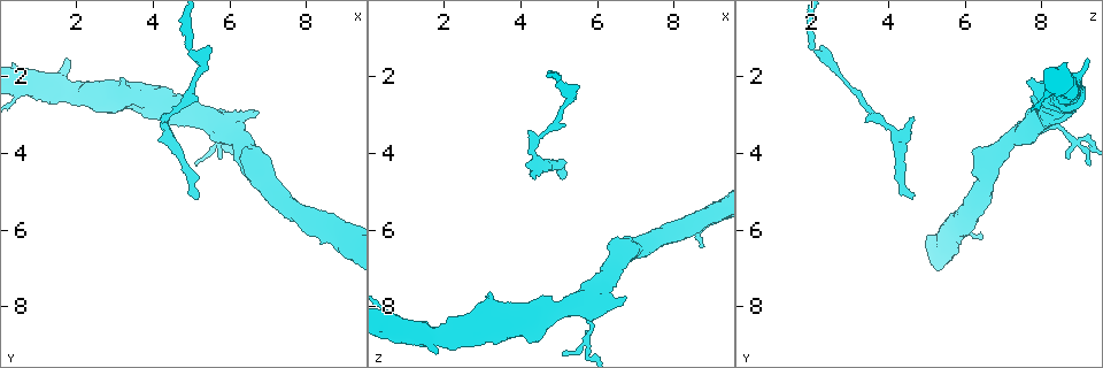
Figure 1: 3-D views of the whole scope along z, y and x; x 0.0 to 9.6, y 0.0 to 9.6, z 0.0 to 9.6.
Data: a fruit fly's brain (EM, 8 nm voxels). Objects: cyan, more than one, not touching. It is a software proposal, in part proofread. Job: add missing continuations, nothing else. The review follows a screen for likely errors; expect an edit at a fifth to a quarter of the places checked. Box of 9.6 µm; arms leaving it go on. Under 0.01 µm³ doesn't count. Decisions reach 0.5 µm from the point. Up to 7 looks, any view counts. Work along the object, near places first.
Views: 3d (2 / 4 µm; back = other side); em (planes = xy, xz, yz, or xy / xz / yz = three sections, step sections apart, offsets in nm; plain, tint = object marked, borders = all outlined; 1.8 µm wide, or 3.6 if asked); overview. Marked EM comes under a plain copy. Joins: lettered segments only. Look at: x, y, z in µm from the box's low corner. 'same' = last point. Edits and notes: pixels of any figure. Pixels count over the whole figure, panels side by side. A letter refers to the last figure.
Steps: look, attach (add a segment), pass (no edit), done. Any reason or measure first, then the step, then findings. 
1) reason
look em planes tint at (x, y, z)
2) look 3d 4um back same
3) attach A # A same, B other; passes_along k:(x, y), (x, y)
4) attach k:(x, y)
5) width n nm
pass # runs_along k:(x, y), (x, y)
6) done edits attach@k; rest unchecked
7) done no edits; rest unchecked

branch stops here
look em yz step 16 tint at (4.35, 3.10, 4.65)

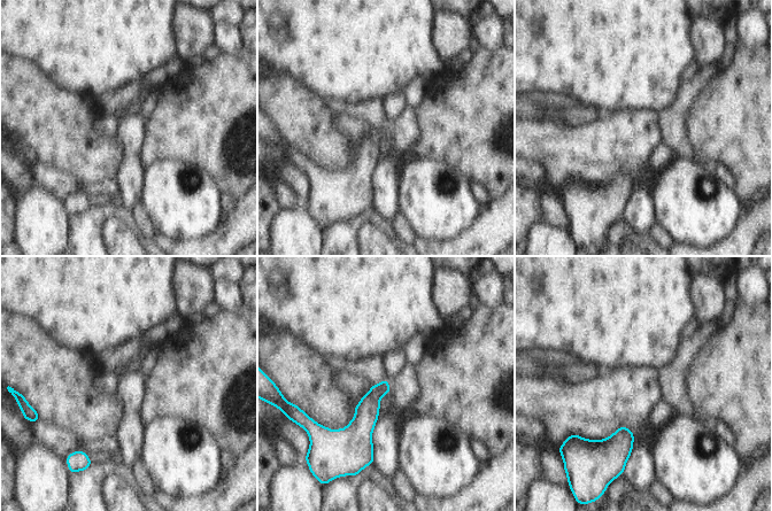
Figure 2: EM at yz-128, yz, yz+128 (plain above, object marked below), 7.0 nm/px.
another direction
look em planes borders same

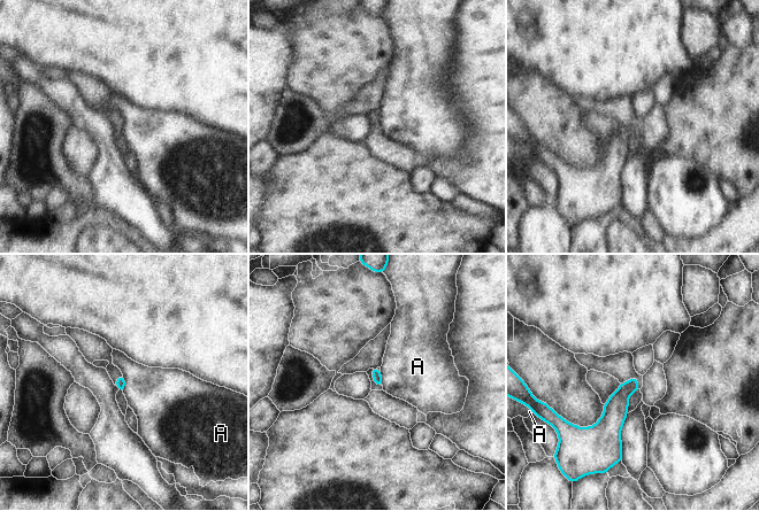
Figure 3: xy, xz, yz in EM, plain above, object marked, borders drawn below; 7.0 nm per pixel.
longest_contact A 110 nm
pass # A other; runs_along 3:(634, 380), (613, 417), (618, 449); no lettered segment goes on from it

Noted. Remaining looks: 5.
branch stops here
look 3d 4um at (6.80, 2.95, 7.80)

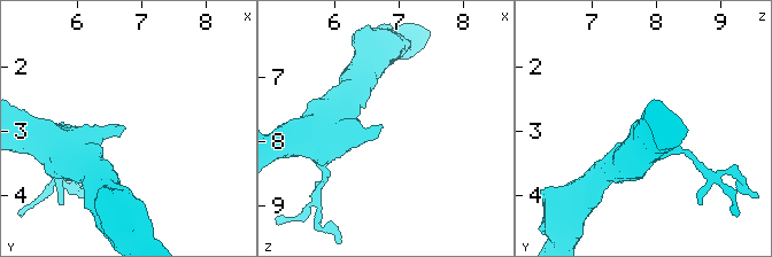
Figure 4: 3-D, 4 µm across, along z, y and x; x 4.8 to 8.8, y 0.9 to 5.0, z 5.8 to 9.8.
now the EM
look em planes borders at (6.70, 2.90, 7.75)

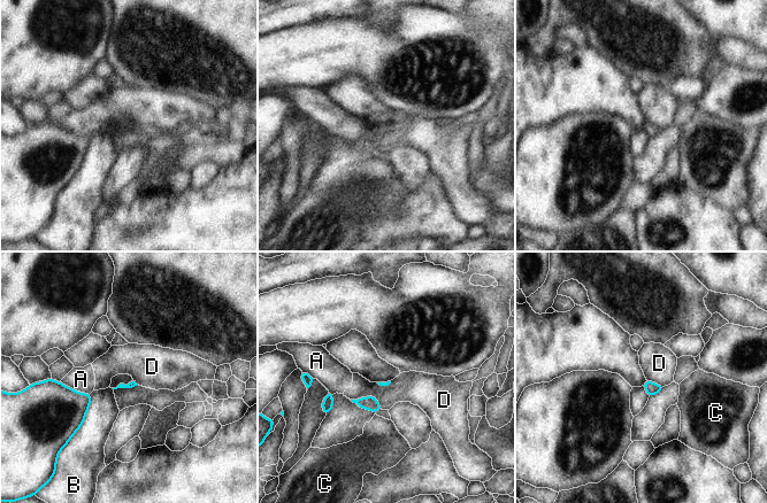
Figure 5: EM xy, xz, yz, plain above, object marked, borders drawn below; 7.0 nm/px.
pass # A other, B other, C other, D other; border 5:(351, 399), (372, 395), (382, 409); none of them fits

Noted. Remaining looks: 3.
free end
look em 3.6um planes tint at (5.10, 5.05, 4.70)

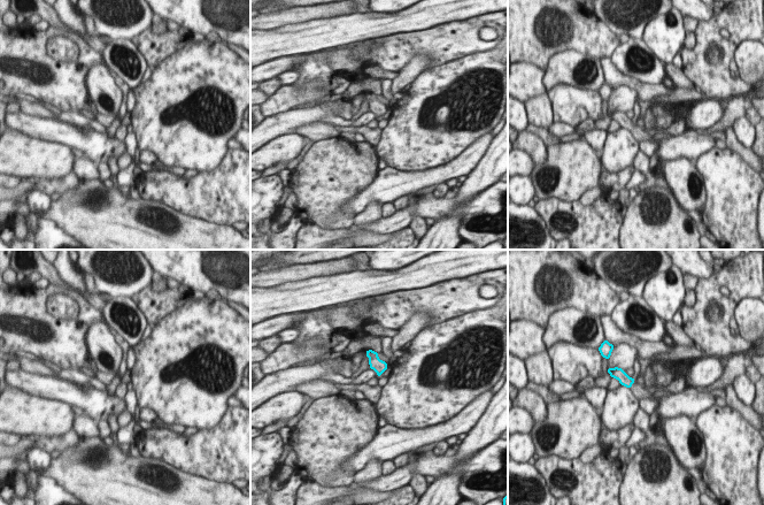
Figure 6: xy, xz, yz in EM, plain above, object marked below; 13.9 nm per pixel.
look em 3.6um planes borders same

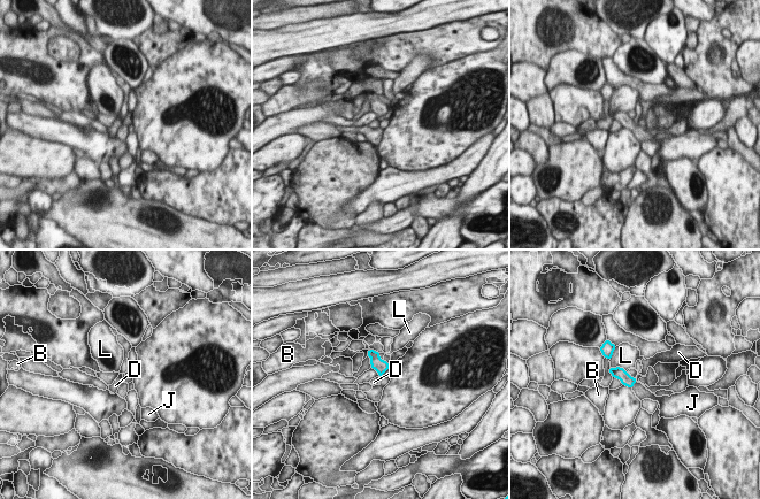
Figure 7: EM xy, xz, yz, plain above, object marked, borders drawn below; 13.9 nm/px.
attach J # B other, D other, J same, L other; passes_along 7:(620, 373), (634, 383), (640, 391); it goes on there

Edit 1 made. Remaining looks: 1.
done edits attach@7; rest unchecked

